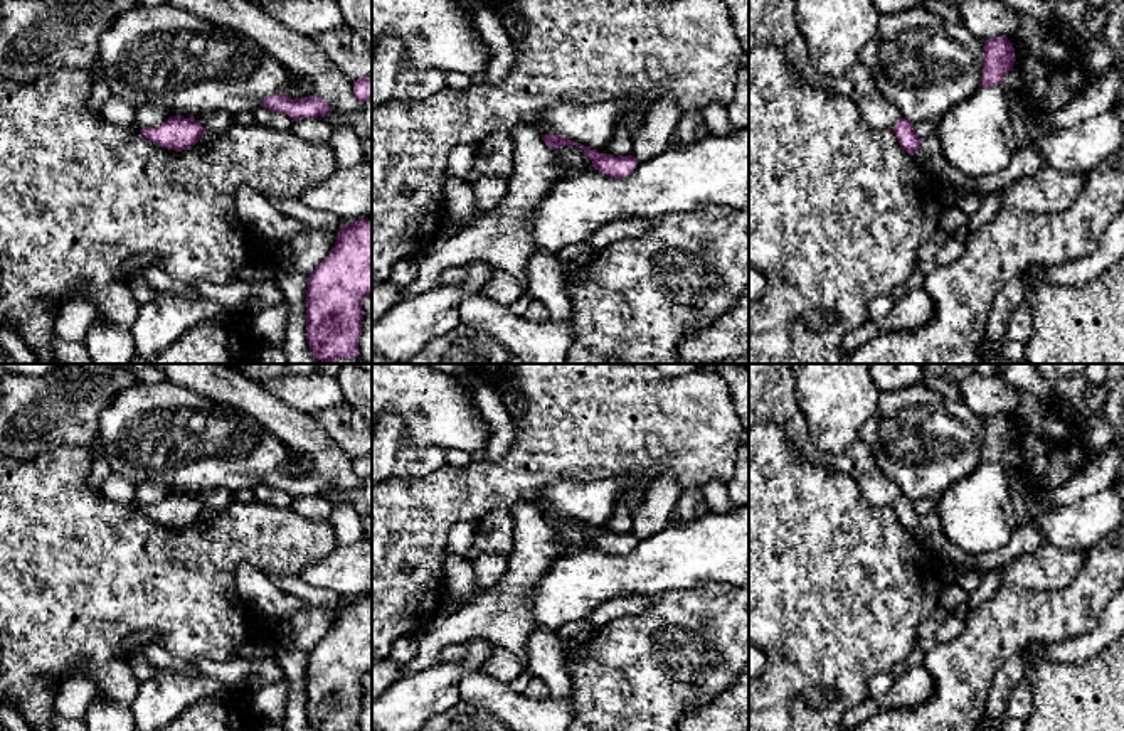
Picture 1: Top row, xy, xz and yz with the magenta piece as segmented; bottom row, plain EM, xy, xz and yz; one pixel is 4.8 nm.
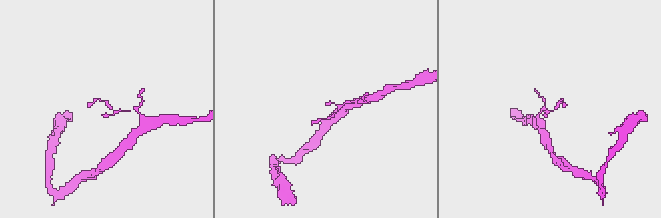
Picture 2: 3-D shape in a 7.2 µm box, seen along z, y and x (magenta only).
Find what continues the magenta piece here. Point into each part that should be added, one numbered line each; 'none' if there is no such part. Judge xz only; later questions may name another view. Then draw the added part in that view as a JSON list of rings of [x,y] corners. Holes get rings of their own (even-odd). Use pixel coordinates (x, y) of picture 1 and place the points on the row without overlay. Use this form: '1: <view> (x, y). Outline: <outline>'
none

